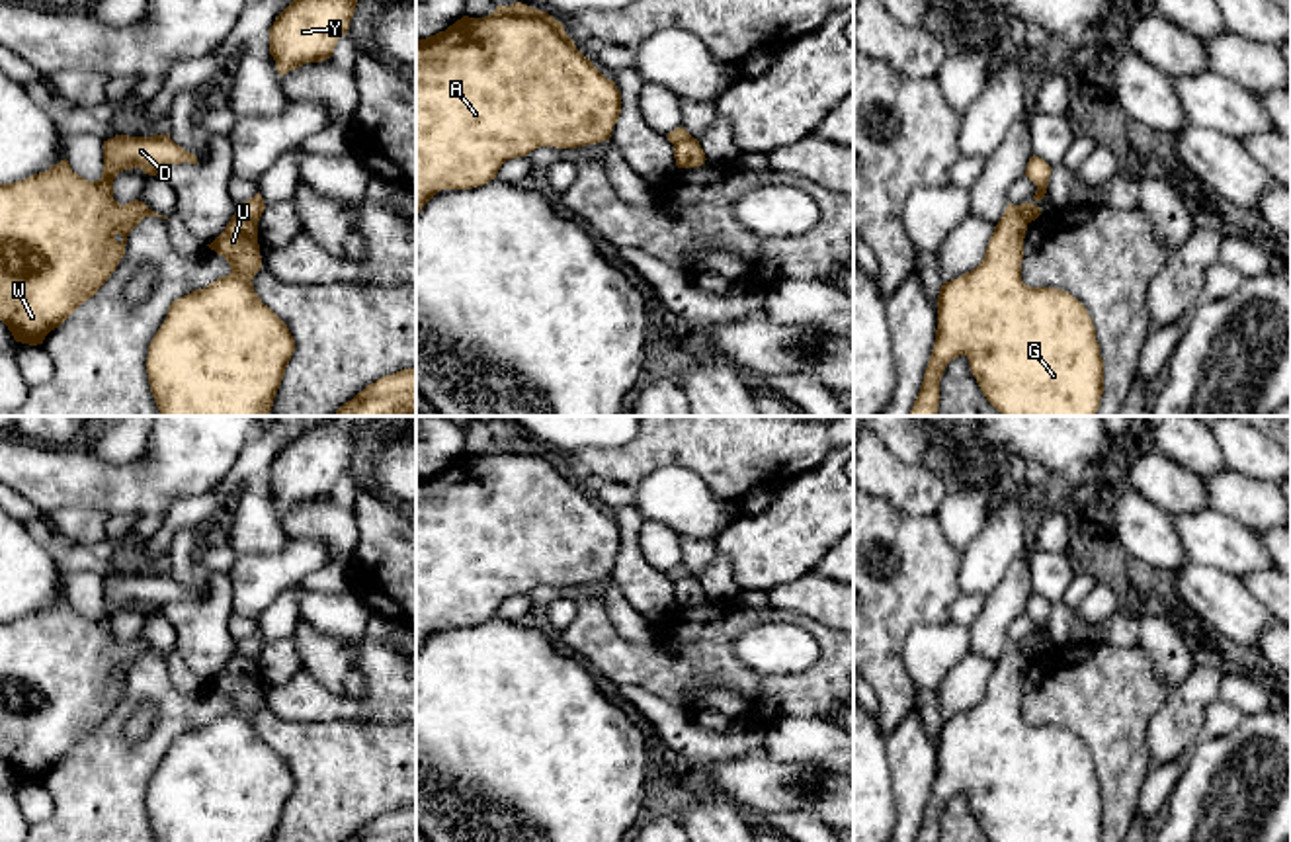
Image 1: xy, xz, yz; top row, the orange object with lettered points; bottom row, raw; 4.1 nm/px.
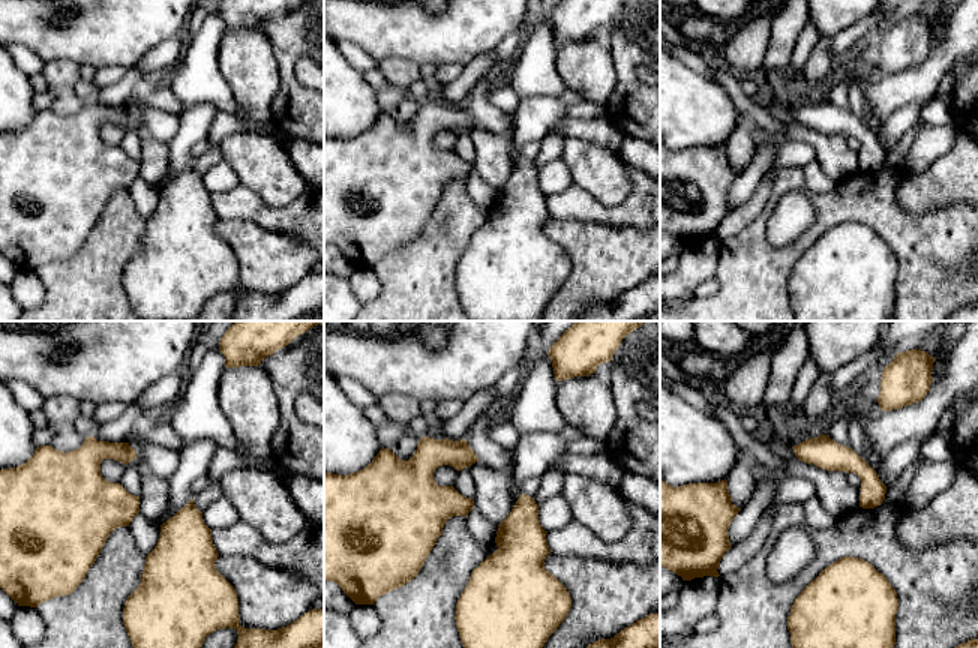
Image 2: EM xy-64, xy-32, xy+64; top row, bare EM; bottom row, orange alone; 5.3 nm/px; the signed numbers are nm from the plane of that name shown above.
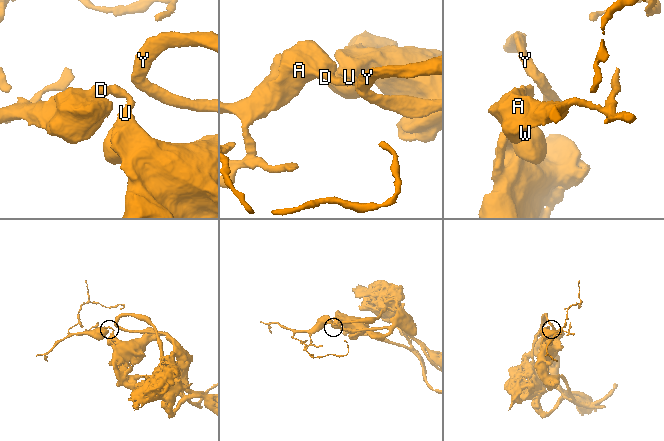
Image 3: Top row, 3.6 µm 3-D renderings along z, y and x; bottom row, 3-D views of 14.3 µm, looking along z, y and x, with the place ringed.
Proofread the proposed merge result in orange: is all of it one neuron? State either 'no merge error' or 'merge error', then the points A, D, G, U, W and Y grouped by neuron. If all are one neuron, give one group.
merge error; groups A D W / G U Y

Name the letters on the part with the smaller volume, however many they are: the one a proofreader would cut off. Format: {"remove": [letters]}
{"remove": ["A", "D", "W"]}

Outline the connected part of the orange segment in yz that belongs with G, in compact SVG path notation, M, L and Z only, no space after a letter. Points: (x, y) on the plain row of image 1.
M1008 641L982 699L939 725L936 779L914 842L939 842L941 813L947 801L959 793L969 797L971 811L990 842L1100 842L1104 797L1094 760L1086 744L1070 731L1053 725L1029 725L1021 719L1025 668L1027 660L1020 654L1018 643Z

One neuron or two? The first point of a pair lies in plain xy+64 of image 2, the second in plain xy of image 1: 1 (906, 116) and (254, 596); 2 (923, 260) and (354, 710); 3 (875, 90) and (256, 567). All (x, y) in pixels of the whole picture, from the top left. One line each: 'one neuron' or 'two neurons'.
1: two neurons
2: two neurons
3: one neuron

